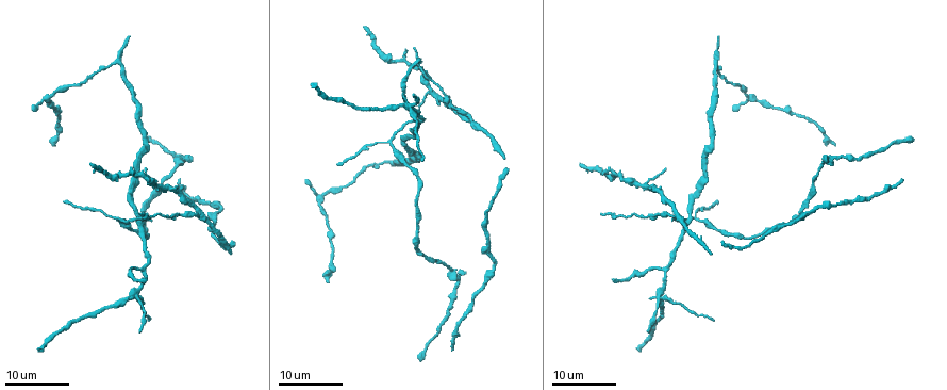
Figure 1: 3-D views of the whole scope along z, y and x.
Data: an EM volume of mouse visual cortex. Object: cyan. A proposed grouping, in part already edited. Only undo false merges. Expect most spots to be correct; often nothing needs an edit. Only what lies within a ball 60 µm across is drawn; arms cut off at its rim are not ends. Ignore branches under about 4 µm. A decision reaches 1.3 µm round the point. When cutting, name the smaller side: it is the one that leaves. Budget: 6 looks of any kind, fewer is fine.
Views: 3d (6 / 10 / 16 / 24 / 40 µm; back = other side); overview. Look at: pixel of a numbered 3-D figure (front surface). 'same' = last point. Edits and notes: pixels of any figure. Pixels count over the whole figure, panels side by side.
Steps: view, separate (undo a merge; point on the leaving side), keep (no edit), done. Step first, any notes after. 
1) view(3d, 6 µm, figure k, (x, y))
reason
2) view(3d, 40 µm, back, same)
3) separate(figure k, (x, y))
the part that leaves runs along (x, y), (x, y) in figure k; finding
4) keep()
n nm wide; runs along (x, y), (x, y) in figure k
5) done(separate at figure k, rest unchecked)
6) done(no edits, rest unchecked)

view(3d, 24 µm, figure 1, (451, 98))
arms part here

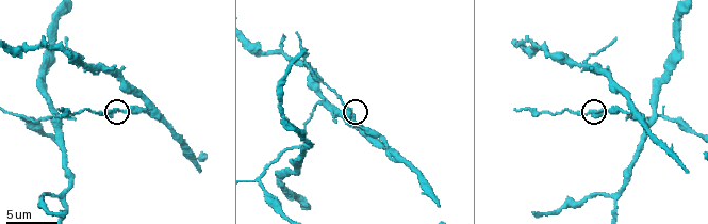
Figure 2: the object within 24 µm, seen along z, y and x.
view(3d, 6 µm, figure 2, (598, 113))

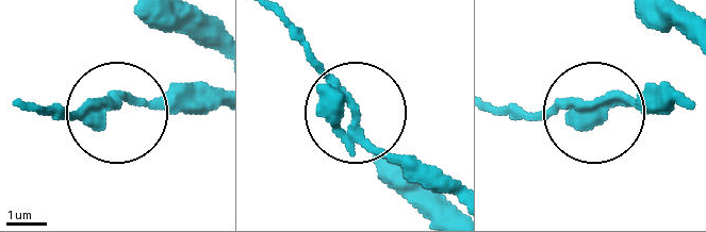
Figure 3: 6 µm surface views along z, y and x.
keep()
3 arms; one neuron here

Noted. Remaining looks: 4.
view(3d, 16 µm, figure 1, (138, 300))
arms part here

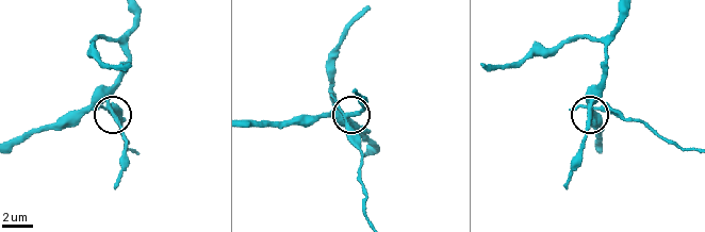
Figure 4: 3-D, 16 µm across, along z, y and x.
view(3d, 10 µm, figure 4, (588, 110))

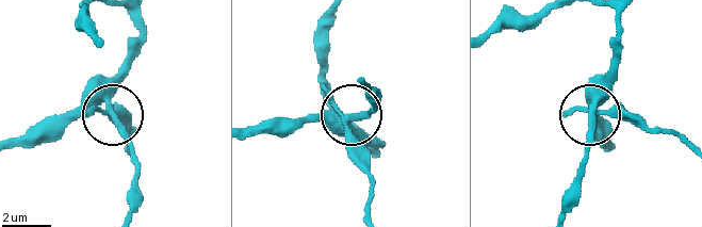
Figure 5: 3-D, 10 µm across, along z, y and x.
keep()
300 nm wide; runs along (620, 15), (618, 63), (591, 107), (584, 165) in figure 5; all the same neuron

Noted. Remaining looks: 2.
view(3d, 6 µm, figure 2, (16, 114))
arms part here

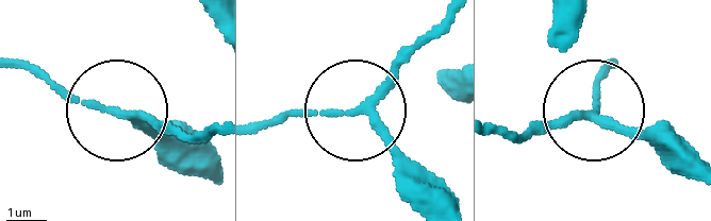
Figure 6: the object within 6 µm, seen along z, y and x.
separate(figure 6, (169, 132))
170 nm wide; the part that leaves runs along (589, 119), (609, 69) in figure 6; a second neuron is stuck on

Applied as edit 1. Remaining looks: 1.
done(separate at figure 6, rest unchecked)

